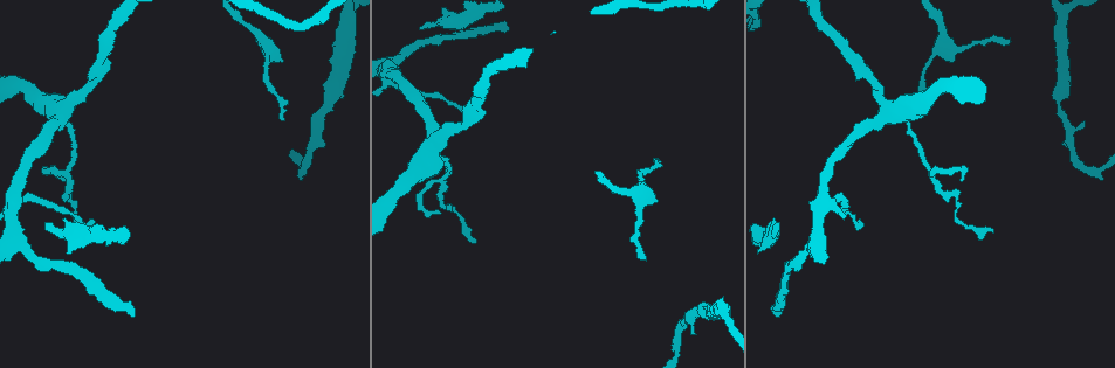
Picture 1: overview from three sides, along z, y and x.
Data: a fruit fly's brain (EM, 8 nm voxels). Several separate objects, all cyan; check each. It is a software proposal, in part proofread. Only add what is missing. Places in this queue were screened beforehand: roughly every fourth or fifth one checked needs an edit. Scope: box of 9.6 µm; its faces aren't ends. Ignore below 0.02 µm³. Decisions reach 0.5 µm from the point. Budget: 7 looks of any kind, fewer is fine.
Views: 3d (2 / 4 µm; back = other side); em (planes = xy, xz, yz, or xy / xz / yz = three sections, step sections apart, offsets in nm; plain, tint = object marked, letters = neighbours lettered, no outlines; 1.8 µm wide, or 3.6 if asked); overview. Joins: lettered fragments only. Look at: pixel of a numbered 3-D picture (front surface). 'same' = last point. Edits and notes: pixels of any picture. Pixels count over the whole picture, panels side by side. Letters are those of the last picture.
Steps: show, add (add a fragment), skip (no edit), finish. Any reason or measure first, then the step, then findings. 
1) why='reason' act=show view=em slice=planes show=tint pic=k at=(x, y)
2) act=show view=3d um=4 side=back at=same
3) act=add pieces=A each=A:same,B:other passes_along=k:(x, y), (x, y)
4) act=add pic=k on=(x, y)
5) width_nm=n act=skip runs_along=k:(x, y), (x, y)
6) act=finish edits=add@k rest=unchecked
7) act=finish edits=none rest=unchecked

why='an open end' act=show view=em slice=planes show=plain pic=1 at=(44, 223)

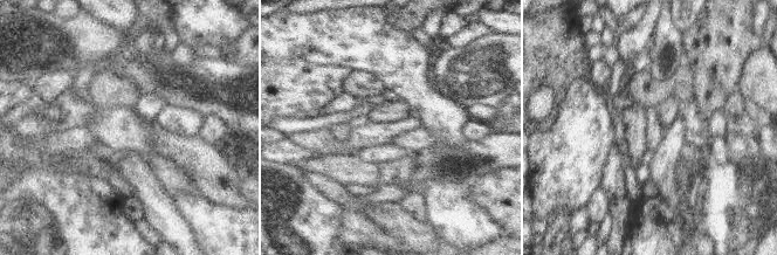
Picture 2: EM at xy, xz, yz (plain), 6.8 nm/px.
why='see the neighbours' act=show view=em slice=planes show=letters at=same

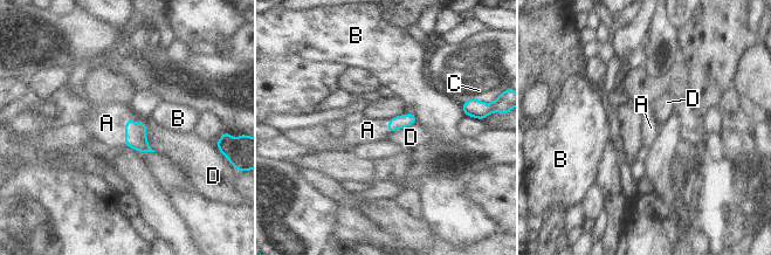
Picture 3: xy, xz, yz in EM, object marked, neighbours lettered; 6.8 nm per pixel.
act=add pieces=A each=A:same,B:other,C:other,D:other passes_along=3:(135, 132), (125, 126), (107, 123) found='it goes on there'

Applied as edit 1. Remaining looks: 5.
why='redraw' act=show view=overview

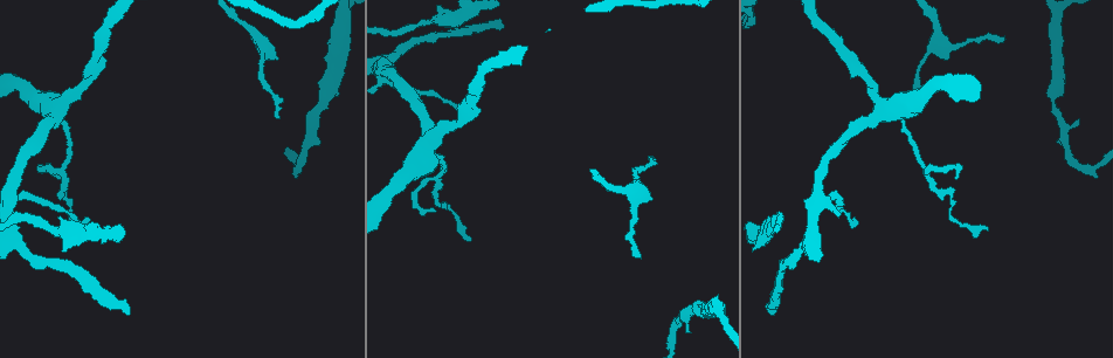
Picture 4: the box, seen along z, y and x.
act=show view=3d um=4 pic=4 at=(772, 314)

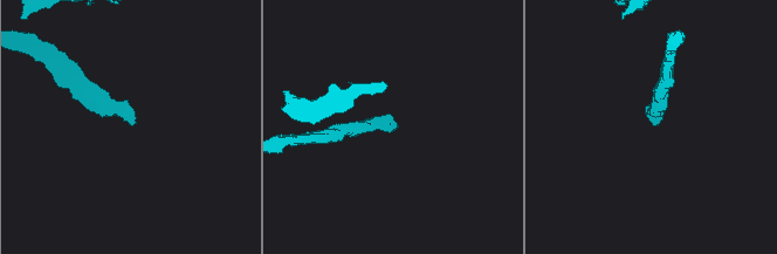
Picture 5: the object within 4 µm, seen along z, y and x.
why='shape alone is not enough' act=show view=em slice=planes show=plain pic=5 at=(657, 122)

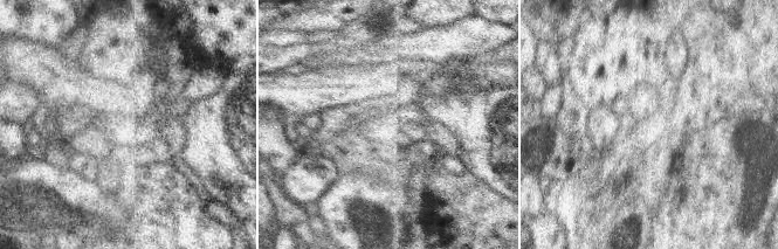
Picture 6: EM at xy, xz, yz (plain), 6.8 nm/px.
act=show view=em slice=planes show=letters at=same

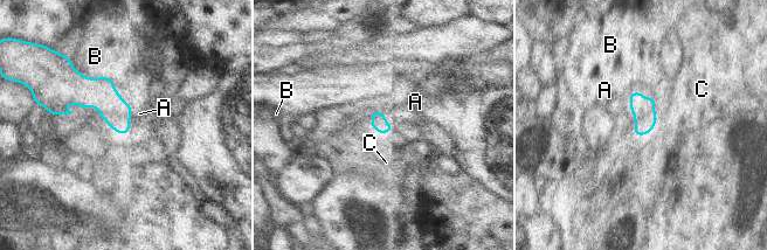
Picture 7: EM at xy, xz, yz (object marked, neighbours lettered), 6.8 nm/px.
act=add pieces=A each=A:same,B:other,C:other passes_along=7:(643, 109), (633, 112), (605, 90) found='the neuron continues'

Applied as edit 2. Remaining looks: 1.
act=finish edits=add@3,add@7 rest=unchecked

